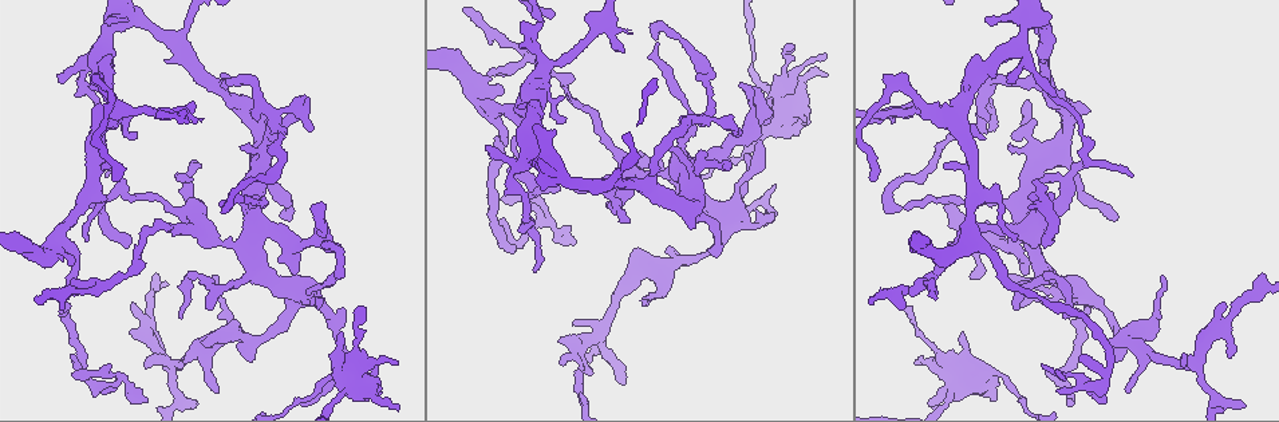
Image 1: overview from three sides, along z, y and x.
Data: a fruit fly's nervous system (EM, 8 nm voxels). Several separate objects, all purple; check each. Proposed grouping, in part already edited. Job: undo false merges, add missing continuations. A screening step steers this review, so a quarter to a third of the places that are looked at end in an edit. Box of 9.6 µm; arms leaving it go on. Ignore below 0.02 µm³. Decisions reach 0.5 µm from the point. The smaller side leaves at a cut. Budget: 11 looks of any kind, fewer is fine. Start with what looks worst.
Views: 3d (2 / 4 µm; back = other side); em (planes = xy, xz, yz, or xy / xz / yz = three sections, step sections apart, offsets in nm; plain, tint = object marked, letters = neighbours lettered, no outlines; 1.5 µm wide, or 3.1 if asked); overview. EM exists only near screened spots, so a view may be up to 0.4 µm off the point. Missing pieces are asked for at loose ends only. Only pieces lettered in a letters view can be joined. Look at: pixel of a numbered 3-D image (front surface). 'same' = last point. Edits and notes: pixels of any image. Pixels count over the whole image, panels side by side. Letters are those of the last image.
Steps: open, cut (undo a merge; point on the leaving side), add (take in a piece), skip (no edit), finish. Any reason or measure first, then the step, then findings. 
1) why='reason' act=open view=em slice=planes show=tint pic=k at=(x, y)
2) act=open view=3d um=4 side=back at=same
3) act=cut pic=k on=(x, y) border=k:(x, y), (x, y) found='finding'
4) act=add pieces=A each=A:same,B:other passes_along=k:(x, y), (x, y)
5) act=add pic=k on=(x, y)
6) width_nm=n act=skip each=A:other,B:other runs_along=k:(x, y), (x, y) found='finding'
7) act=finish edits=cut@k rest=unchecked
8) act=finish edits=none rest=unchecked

why='an open end' act=open view=3d um=4 pic=1 at=(105, 175)

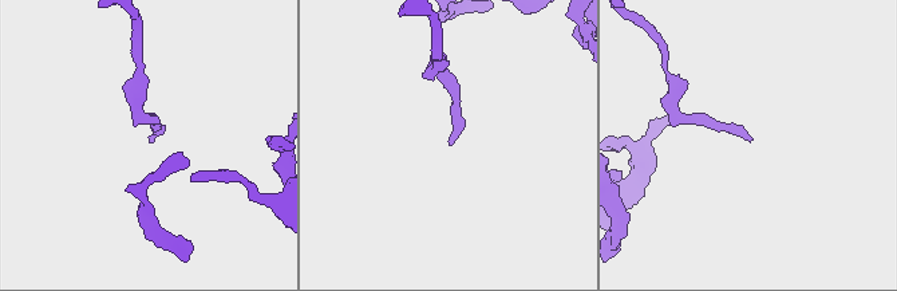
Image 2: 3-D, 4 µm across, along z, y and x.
act=open view=em slice=planes show=letters pic=2 at=(450, 144)

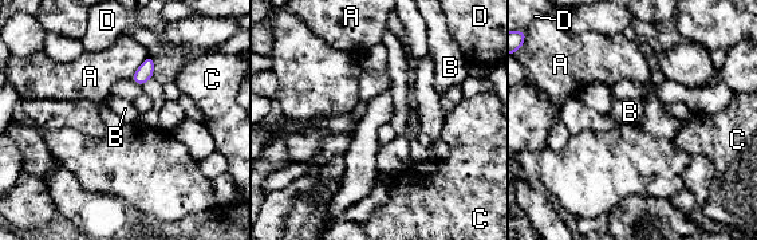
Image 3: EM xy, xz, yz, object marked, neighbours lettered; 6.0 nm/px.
width_nm=90 act=skip each=A:other,B:other,C:other,D:other border=3:(148, 54), (129, 79) found='none of them fits'

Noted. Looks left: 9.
why='branch stops here' act=open view=3d um=4 pic=1 at=(948, 241)

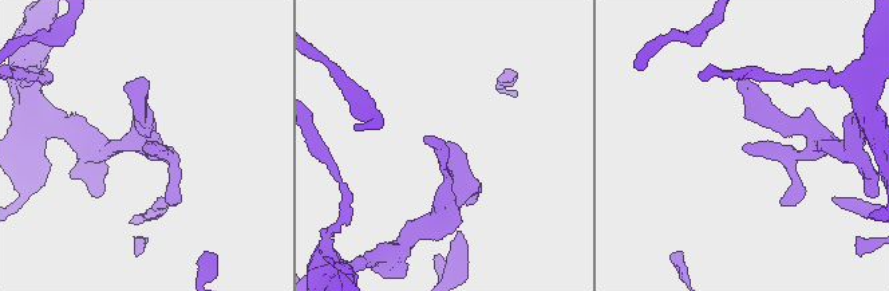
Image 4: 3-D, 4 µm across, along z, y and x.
act=open view=em slice=planes show=letters pic=4 at=(446, 143)

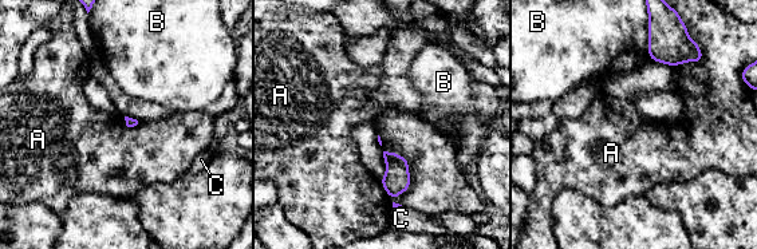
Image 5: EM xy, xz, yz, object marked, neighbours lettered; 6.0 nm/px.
act=skip each=A:other,B:other,C:other border=5:(702, 51), (700, 62), (673, 67) found='none of them fits'

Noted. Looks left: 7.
why='an open end' act=open view=em slice=planes show=plain pic=1 at=(187, 175)

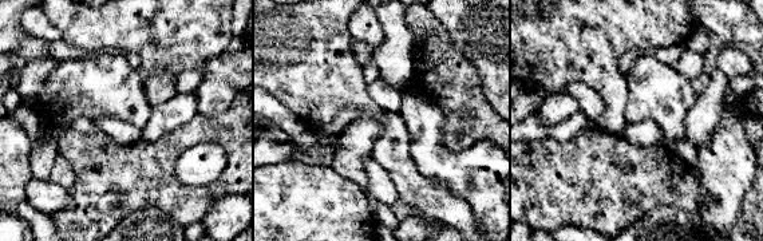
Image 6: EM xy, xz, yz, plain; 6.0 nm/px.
act=open view=em slice=planes show=tint at=same

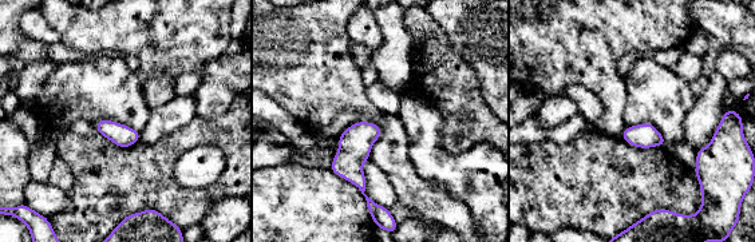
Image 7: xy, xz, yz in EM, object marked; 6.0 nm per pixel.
act=open view=em slice=planes show=letters at=same

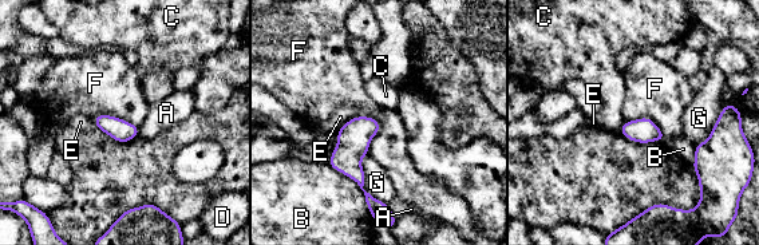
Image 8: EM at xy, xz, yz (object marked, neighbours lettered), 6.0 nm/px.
act=skip each=A:other,B:other,C:other,D:other,E:other,F:other,G:other border=8:(356, 115), (379, 125), (367, 154) found='no lettered piece goes on from it'

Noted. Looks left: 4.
why='abrupt turn' act=open view=3d um=2 pic=1 at=(114, 195)

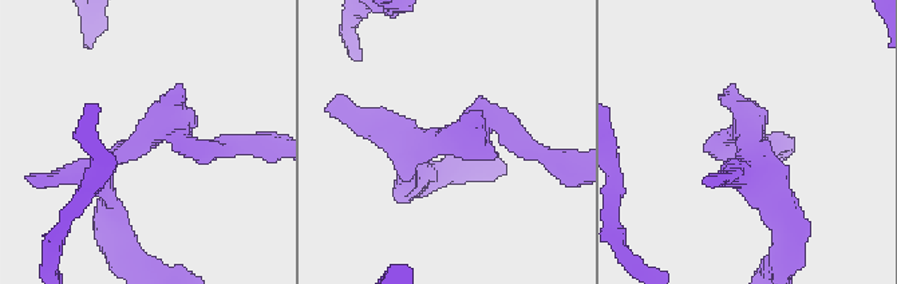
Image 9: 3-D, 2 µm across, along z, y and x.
why='shape alone is not enough' act=open view=em slice=yz step=8 show=letters pic=9 at=(447, 142)

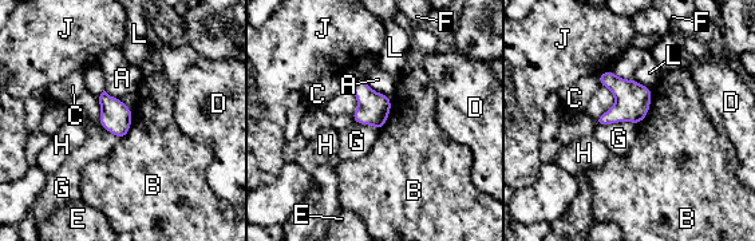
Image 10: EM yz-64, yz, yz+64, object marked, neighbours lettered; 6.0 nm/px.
act=skip each=A:other,B:other,C:other,D:other,E:other,F:other,G:other,H:other,J:other,L:other border=10:(636, 123), (613, 122), (597, 126) found='one neuron here'

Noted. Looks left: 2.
act=finish edits=none rest=unchecked

